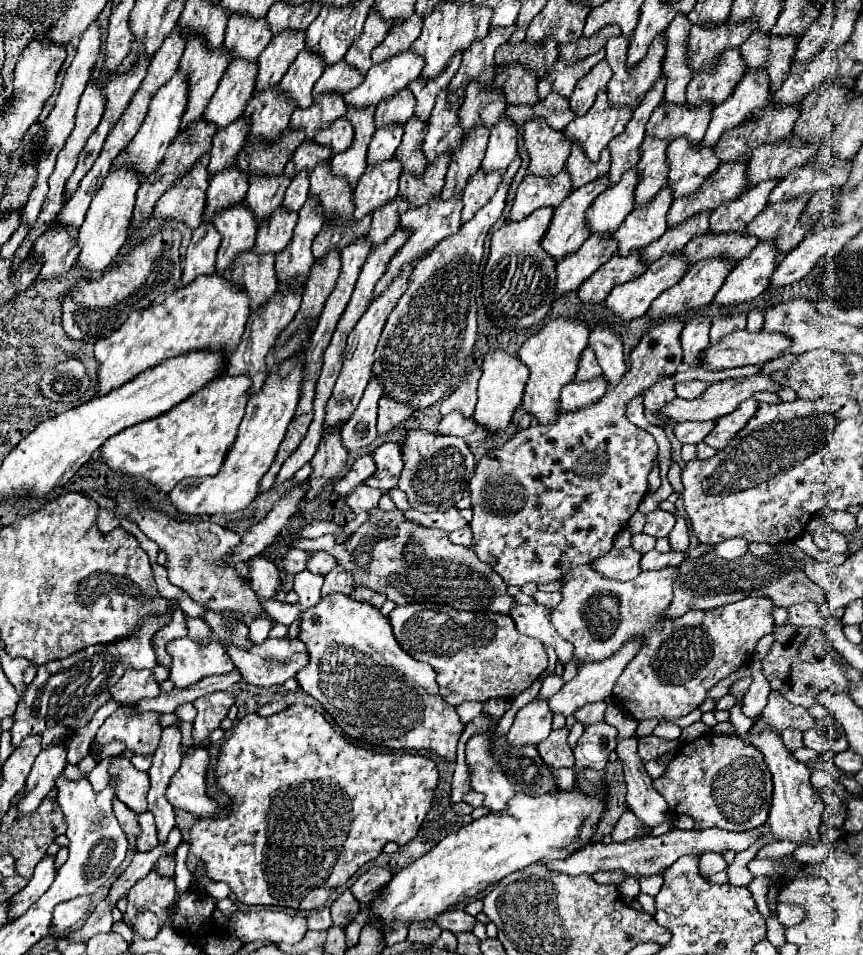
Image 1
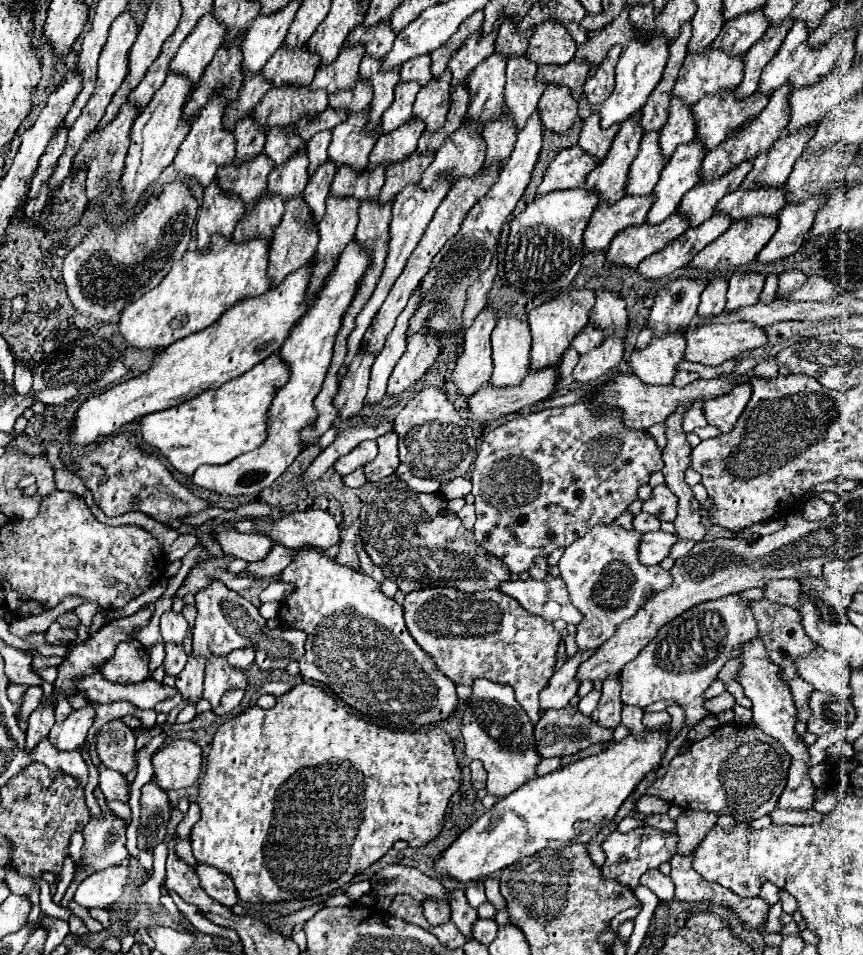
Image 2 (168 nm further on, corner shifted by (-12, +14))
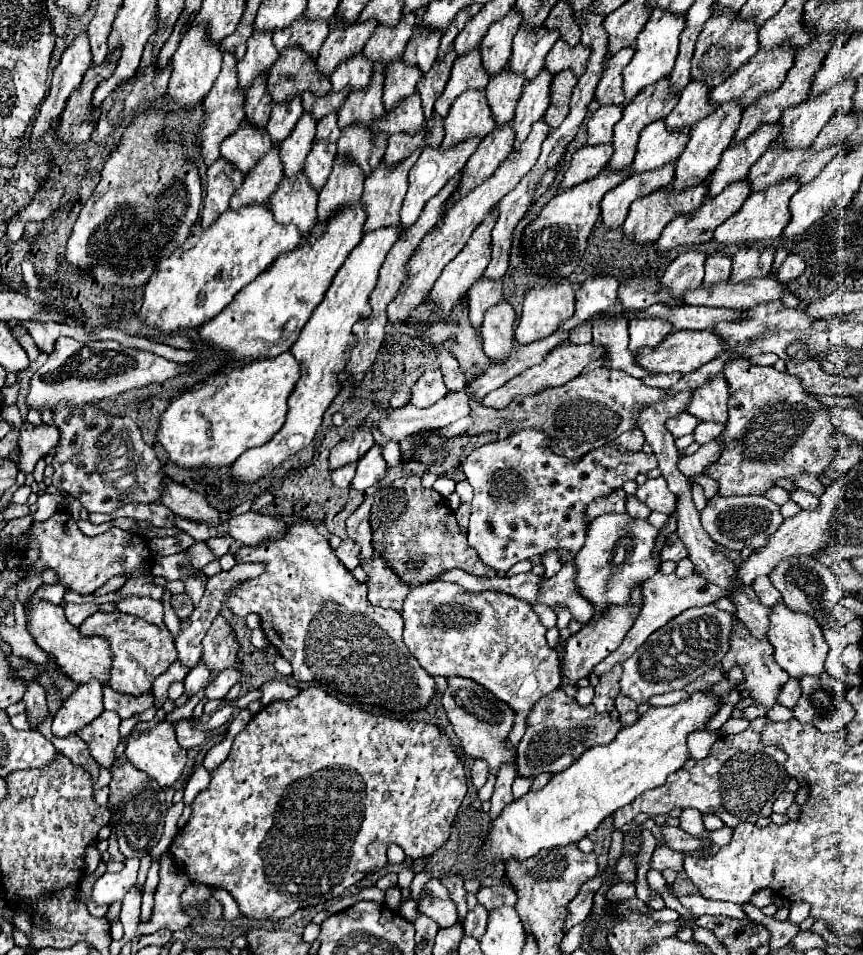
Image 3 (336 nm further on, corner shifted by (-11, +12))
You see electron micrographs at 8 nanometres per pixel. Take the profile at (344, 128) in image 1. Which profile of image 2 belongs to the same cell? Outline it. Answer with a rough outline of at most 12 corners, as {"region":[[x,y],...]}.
{"region":[[359,77],[347,91],[329,95],[329,107],[361,111],[373,99],[369,81]]}

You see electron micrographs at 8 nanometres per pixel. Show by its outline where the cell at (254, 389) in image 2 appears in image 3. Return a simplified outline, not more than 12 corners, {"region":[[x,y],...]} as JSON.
{"region":[[292,353],[172,399],[156,441],[220,469],[270,441],[300,379]]}

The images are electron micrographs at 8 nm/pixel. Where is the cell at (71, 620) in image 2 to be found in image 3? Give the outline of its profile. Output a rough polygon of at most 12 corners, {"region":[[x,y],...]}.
{"region":[[32,597],[28,631],[76,683],[106,685],[108,639],[82,635],[64,609]]}

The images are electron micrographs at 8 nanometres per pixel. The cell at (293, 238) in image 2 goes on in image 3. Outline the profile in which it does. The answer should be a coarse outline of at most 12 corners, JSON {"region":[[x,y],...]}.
{"region":[[302,171],[272,195],[276,223],[296,225],[304,239],[318,223],[316,201]]}

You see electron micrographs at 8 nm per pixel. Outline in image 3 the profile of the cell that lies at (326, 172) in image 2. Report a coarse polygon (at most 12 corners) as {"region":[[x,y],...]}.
{"region":[[316,143],[304,165],[312,189],[320,191],[336,159],[336,143]]}

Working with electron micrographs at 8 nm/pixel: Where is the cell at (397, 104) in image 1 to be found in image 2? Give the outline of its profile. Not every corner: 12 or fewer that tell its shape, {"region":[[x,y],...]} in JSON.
{"region":[[431,57],[401,65],[401,81],[431,81]]}

